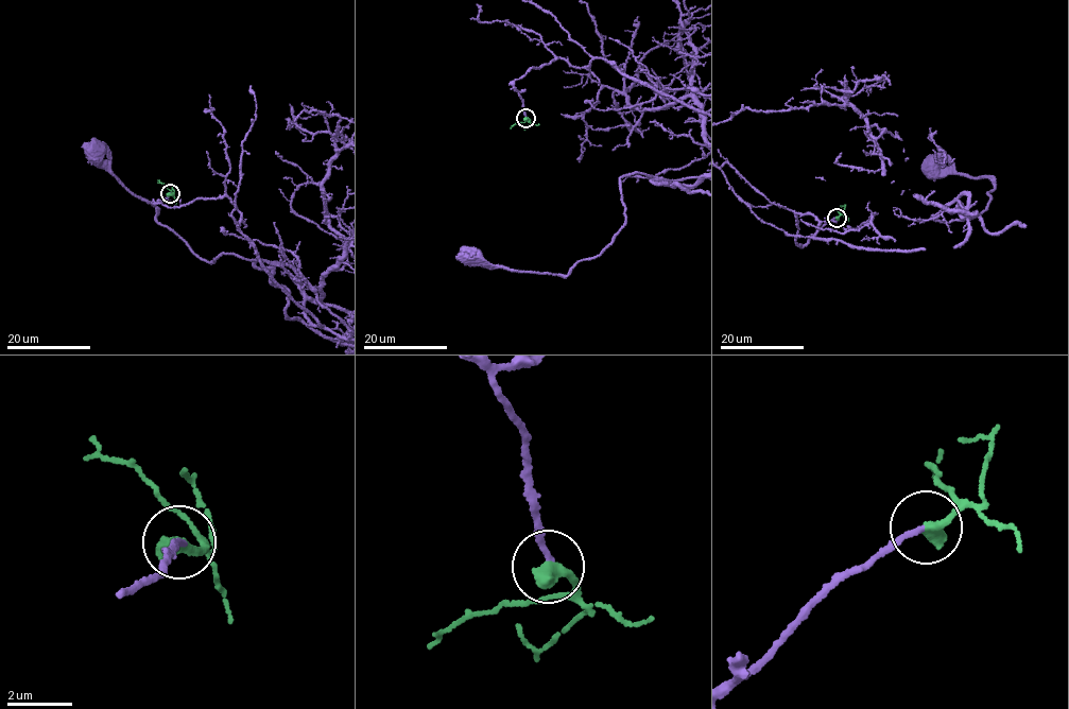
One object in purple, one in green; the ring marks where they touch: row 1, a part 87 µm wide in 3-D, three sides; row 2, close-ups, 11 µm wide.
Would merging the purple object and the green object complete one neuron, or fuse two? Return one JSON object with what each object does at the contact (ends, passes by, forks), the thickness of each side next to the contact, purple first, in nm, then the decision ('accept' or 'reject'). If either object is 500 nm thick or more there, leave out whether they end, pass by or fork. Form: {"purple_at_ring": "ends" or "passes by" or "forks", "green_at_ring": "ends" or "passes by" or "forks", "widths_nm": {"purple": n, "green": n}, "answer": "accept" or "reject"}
{"widths_nm": {"purple": 170, "green": 500}, "answer": "accept"}

